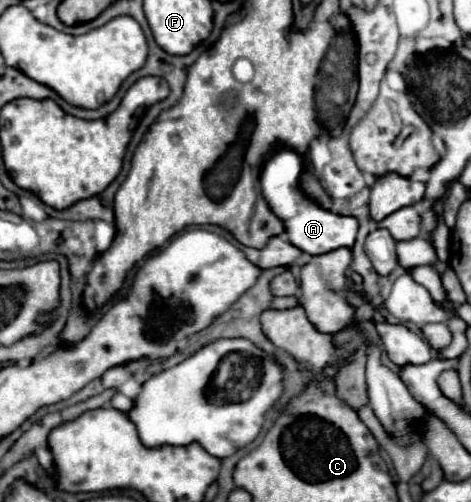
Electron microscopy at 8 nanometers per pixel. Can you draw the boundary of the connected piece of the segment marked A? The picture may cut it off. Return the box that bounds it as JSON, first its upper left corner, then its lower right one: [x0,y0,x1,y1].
[260,148,358,254]

